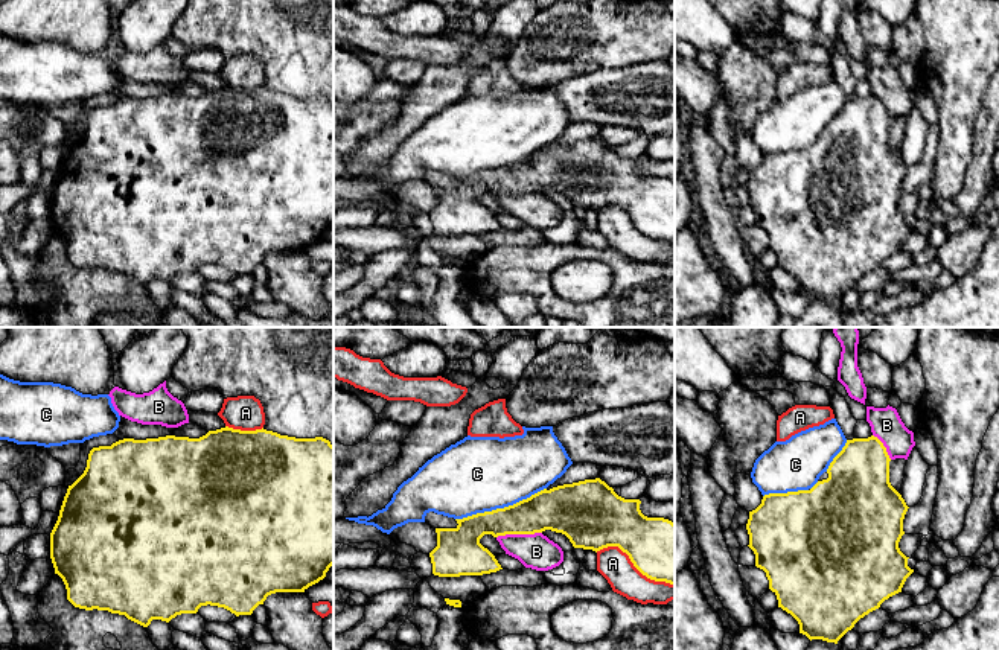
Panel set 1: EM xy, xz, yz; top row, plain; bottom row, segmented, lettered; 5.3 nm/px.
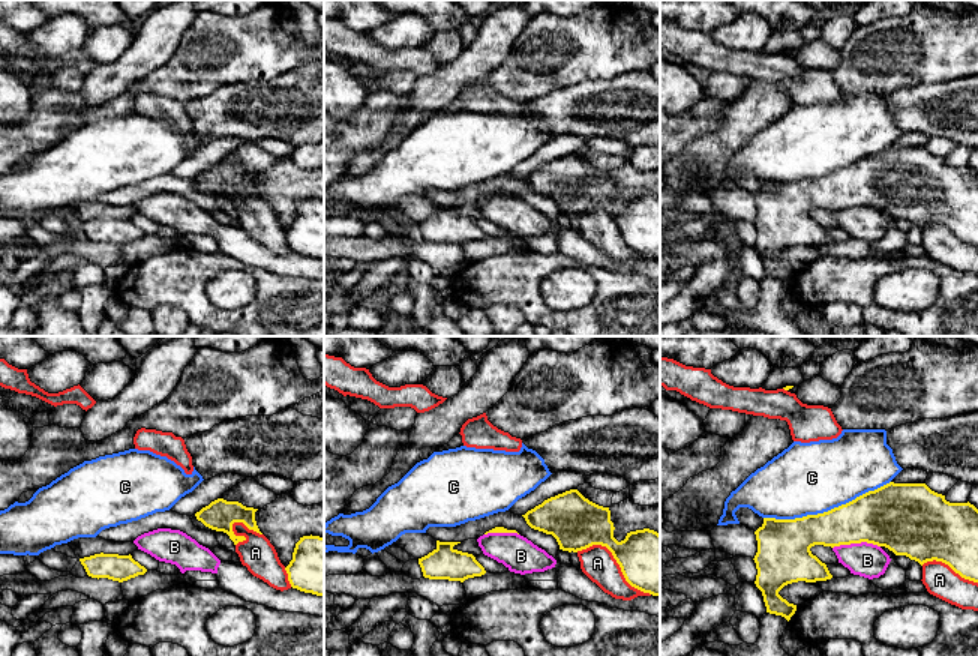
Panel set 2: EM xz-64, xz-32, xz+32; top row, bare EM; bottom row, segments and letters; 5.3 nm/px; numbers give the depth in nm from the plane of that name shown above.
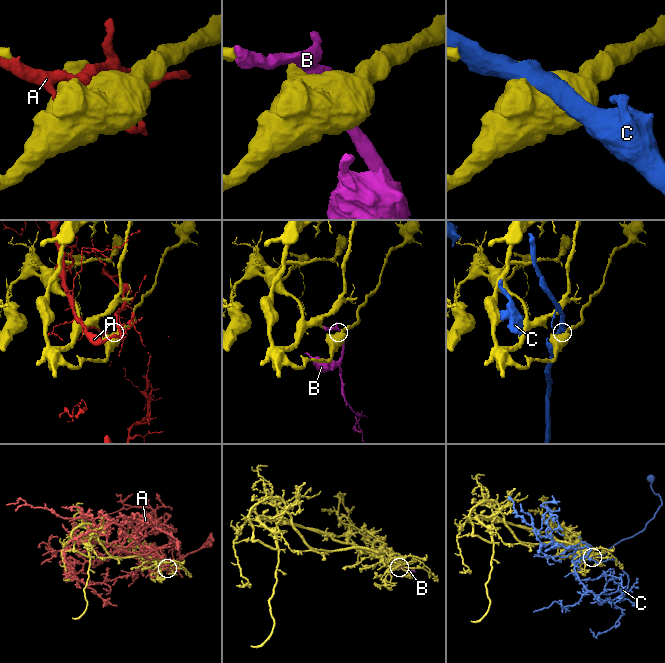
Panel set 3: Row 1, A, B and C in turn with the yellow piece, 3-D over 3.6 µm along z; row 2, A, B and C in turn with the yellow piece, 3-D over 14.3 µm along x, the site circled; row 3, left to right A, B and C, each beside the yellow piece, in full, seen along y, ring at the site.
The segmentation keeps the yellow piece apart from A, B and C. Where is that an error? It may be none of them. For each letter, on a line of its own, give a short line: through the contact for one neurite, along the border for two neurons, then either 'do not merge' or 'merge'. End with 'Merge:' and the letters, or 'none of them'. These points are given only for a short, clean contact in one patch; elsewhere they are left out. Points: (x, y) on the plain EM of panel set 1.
A: do not merge
B: merge
C: do not merge
Merge: B

